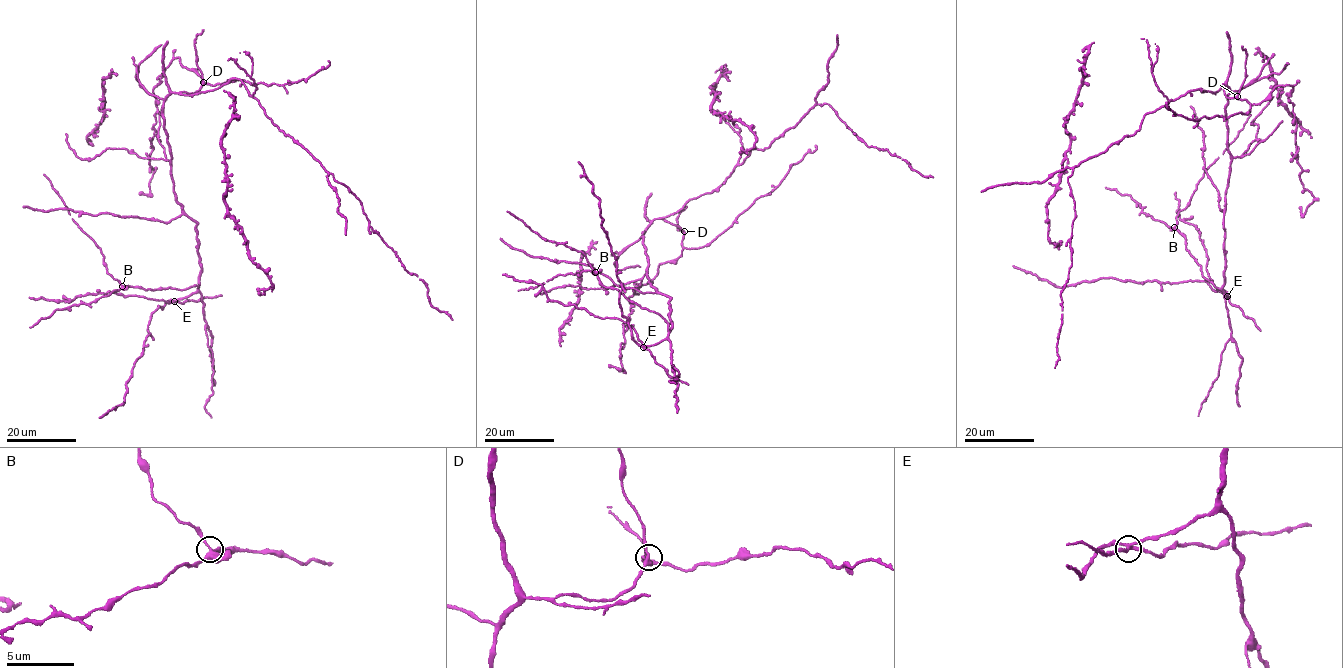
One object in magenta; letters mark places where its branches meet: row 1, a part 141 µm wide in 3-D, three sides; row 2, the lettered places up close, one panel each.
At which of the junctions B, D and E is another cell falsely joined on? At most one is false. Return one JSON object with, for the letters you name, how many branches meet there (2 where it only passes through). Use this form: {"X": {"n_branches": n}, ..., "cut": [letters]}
{"E": {"n_branches": 4}, "cut": ["E"]}

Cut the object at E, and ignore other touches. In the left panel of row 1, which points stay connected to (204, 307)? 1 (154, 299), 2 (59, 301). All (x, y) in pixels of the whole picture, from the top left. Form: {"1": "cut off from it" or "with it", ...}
{"1": "cut off from it", "2": "cut off from it"}

